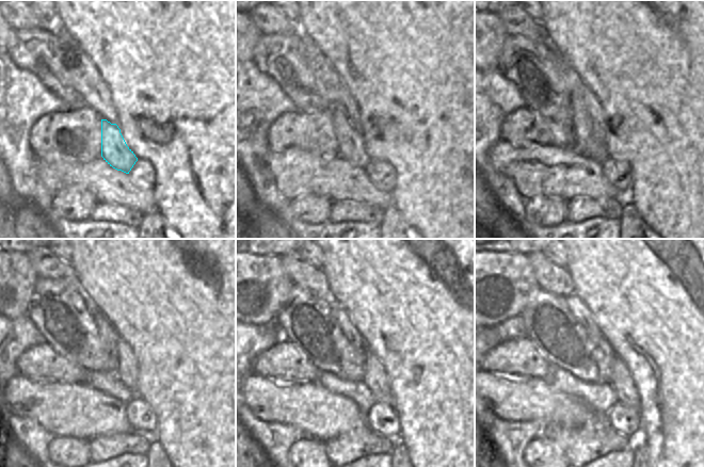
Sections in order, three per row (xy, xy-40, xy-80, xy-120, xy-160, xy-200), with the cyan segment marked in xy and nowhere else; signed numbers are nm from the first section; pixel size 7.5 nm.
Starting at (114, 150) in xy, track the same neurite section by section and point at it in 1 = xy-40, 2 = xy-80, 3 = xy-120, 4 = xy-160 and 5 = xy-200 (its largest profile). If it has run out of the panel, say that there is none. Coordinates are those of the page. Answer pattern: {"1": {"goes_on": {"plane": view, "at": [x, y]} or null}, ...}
{"1": {"goes_on": {"plane": "xy-40", "at": [351, 147]}}, "2": {"goes_on": {"plane": "xy-80", "at": [586, 142]}}, "3": {"goes_on": {"plane": "xy-120", "at": [108, 334]}}, "4": {"goes_on": {"plane": "xy-160", "at": [351, 333]}}, "5": {"goes_on": {"plane": "xy-200", "at": [578, 308]}}}

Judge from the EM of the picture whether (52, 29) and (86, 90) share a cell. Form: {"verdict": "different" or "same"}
{"verdict": "same"}

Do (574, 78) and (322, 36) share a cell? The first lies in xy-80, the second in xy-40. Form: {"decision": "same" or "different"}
{"decision": "different"}

